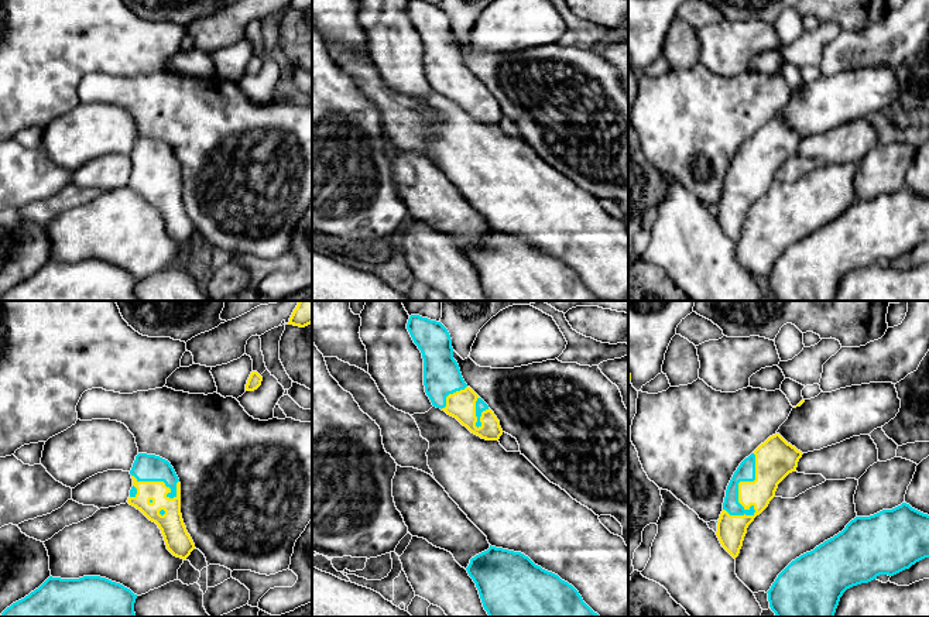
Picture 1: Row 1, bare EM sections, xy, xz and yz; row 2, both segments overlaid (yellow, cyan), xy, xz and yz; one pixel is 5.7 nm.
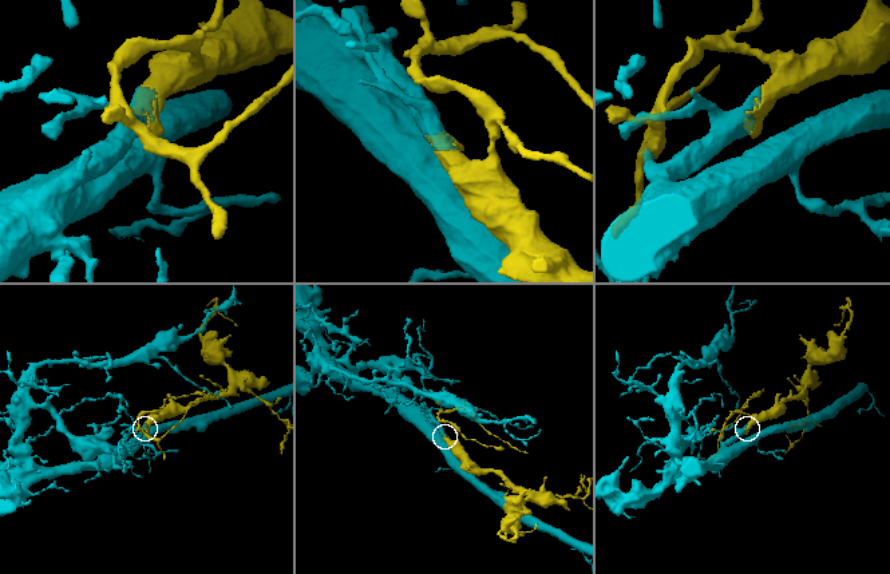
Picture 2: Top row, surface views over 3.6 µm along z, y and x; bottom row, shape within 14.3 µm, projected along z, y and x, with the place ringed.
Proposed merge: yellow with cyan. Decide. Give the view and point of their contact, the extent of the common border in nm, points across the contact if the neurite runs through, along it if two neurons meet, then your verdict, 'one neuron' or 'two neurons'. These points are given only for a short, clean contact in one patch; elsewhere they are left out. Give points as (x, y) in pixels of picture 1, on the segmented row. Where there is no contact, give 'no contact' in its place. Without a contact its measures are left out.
yz (739, 493) | 380 nm | one neuron

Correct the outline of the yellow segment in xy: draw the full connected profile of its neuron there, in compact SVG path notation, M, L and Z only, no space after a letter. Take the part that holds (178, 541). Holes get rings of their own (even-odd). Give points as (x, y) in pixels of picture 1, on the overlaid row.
M138 453L130 470L133 487L127 503L161 529L167 549L186 559L195 544L181 514L181 483L171 463L160 456Z

